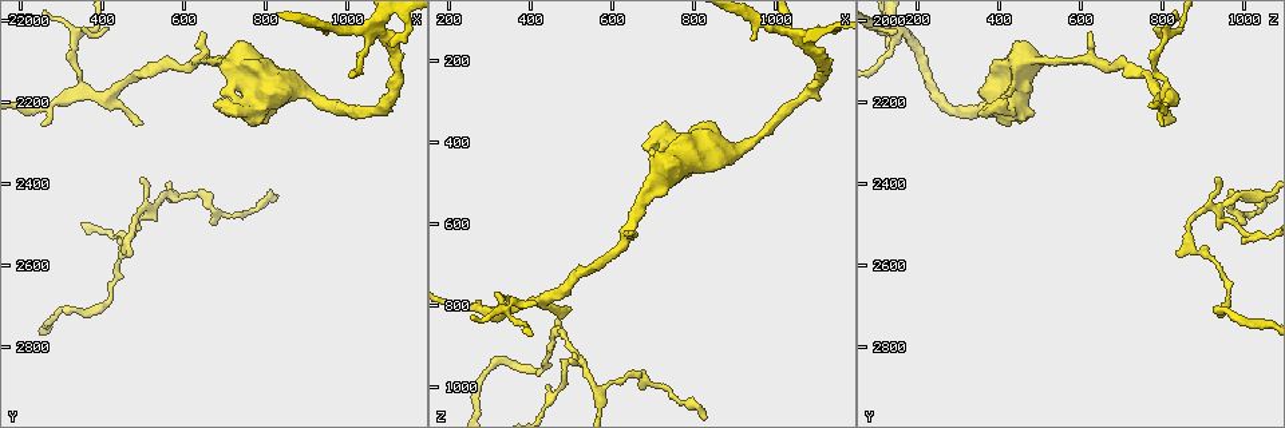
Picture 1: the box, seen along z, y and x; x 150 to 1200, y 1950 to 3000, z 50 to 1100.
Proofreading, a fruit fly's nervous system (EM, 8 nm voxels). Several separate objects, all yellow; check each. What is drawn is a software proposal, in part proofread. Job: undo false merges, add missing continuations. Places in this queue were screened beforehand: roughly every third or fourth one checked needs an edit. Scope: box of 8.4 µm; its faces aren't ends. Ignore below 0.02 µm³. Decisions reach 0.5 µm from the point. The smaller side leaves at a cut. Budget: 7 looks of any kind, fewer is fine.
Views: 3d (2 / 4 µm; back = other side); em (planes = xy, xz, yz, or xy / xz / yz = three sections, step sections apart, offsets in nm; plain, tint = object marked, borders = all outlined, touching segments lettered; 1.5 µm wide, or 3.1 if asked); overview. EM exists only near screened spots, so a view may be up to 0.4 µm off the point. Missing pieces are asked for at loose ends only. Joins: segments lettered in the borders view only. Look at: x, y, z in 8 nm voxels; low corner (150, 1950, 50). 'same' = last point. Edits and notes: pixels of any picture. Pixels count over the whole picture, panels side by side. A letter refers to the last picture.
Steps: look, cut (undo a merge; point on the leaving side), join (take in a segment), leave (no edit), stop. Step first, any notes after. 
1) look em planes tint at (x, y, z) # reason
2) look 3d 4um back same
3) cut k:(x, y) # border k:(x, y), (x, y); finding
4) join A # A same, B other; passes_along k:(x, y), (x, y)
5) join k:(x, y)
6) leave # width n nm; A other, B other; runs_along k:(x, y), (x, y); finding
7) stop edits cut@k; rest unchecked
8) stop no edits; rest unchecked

look em xy step 8 tint at (330, 2705, 925) # abrupt turn

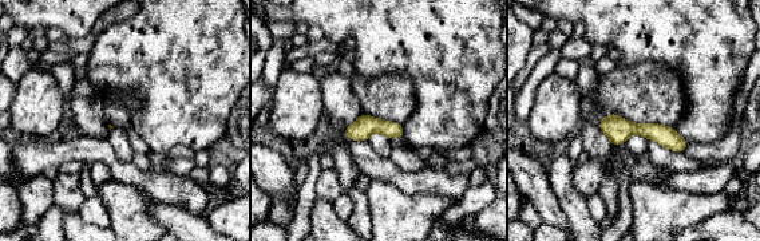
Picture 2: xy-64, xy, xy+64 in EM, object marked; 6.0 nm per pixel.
look em planes borders same

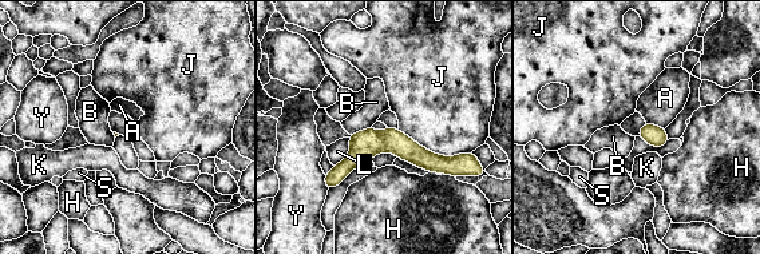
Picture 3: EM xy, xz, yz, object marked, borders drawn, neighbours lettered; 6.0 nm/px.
leave # A other, B other, H other, J other, K other, L other, S other, Y other; runs_along 3:(456, 159), (368, 145), (329, 183); one neuron here

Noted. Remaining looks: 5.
look 3d 2um at (460, 2535, 860) # sharp bend

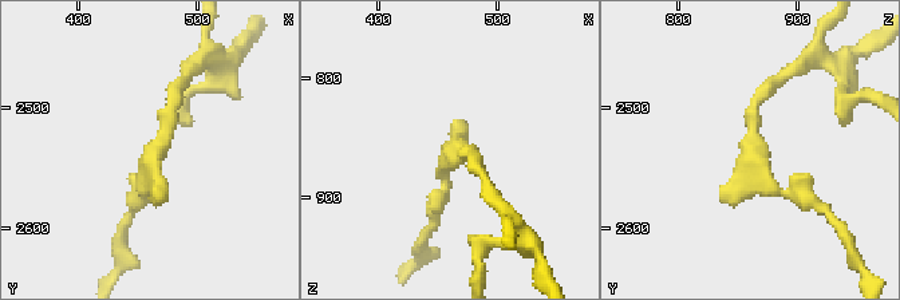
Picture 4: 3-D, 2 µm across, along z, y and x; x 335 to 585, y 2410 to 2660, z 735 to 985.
look em yz step 4 tint at (458, 2540, 862)

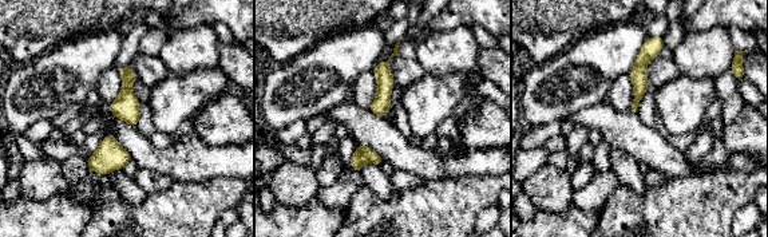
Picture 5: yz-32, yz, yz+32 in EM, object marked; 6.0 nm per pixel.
look em yz step 4 borders same

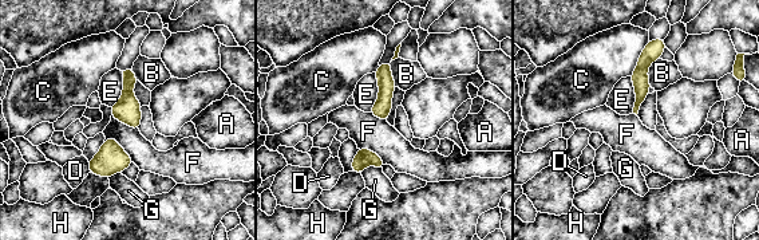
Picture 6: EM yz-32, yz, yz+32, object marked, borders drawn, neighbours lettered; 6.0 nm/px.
leave # A other, B other, C other, D other, E other, F other, G other, H other; runs_along 6:(655, 47), (641, 69), (639, 99); continuous, no second neuron

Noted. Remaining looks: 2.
stop no edits; rest unchecked

